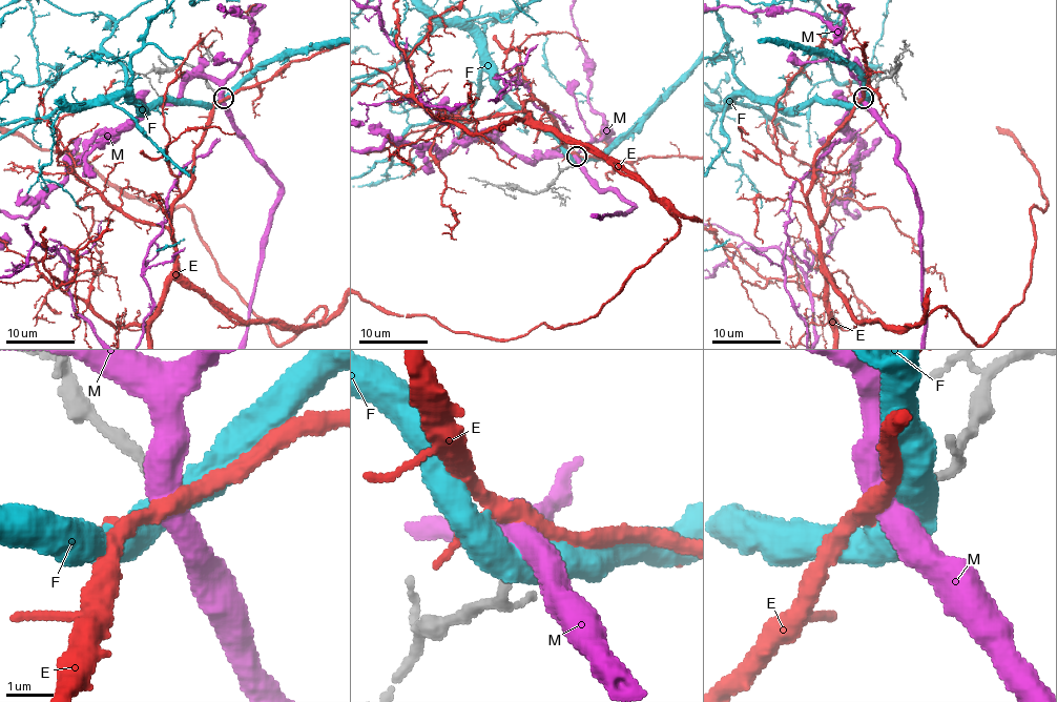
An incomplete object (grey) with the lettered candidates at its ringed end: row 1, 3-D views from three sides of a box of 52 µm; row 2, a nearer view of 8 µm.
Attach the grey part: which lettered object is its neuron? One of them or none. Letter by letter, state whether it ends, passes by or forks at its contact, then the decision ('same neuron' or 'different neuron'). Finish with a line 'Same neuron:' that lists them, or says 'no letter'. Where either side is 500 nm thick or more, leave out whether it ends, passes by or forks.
E: it passes by | same neuron
F: different neuron
M: different neuron
Same neuron: E

